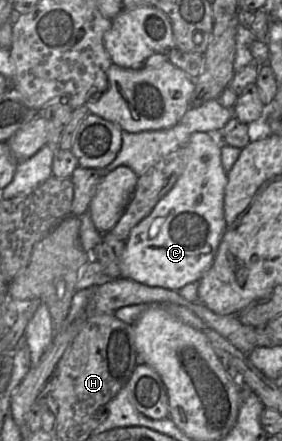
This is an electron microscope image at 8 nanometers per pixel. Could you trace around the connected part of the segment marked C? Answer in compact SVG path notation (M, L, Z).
M204 132L193 133L185 144L185 167L181 175L170 189L170 191L155 205L152 211L142 219L129 233L125 241L125 248L120 260L120 276L124 279L131 279L150 287L161 287L169 290L178 291L183 286L198 282L211 267L220 240L225 230L224 220L224 192L227 184L227 172L224 171L221 163L220 140L217 135Z

